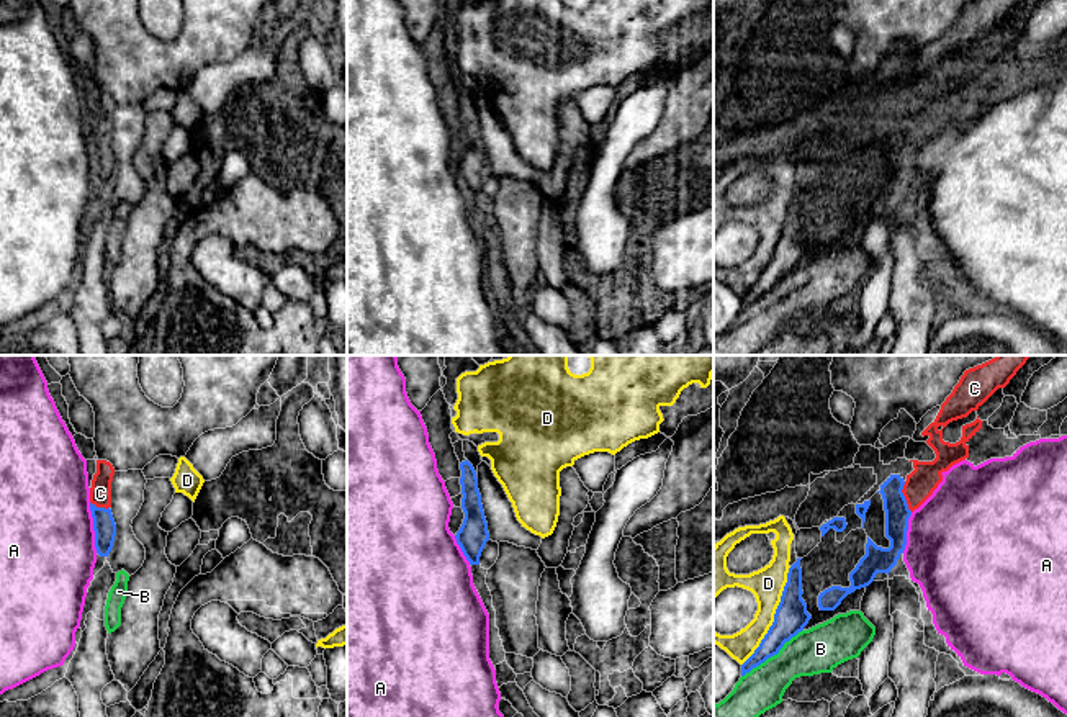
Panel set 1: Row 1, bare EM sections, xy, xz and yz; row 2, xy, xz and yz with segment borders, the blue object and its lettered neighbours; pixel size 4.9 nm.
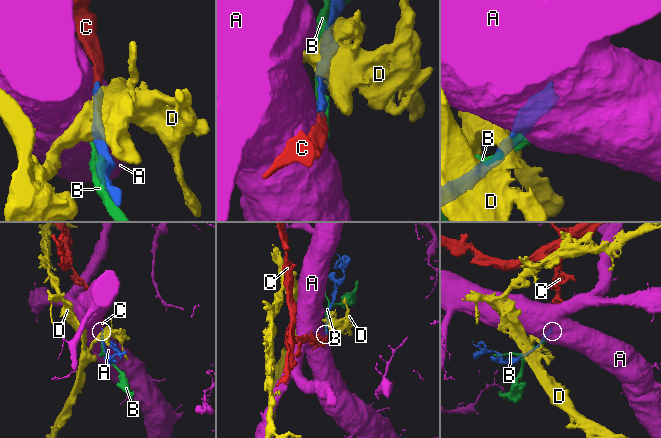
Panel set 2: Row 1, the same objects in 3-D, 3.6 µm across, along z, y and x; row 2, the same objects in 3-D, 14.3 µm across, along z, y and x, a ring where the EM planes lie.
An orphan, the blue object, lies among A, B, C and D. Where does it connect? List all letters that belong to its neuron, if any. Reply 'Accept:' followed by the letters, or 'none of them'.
Accept: C

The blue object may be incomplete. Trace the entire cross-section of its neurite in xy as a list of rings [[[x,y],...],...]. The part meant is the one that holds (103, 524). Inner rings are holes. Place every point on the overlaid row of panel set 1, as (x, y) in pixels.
[[[97,460],[97,473],[90,488],[90,511],[93,517],[95,548],[100,557],[108,557],[115,535],[116,524],[111,514],[111,481],[115,468],[106,460]]]

